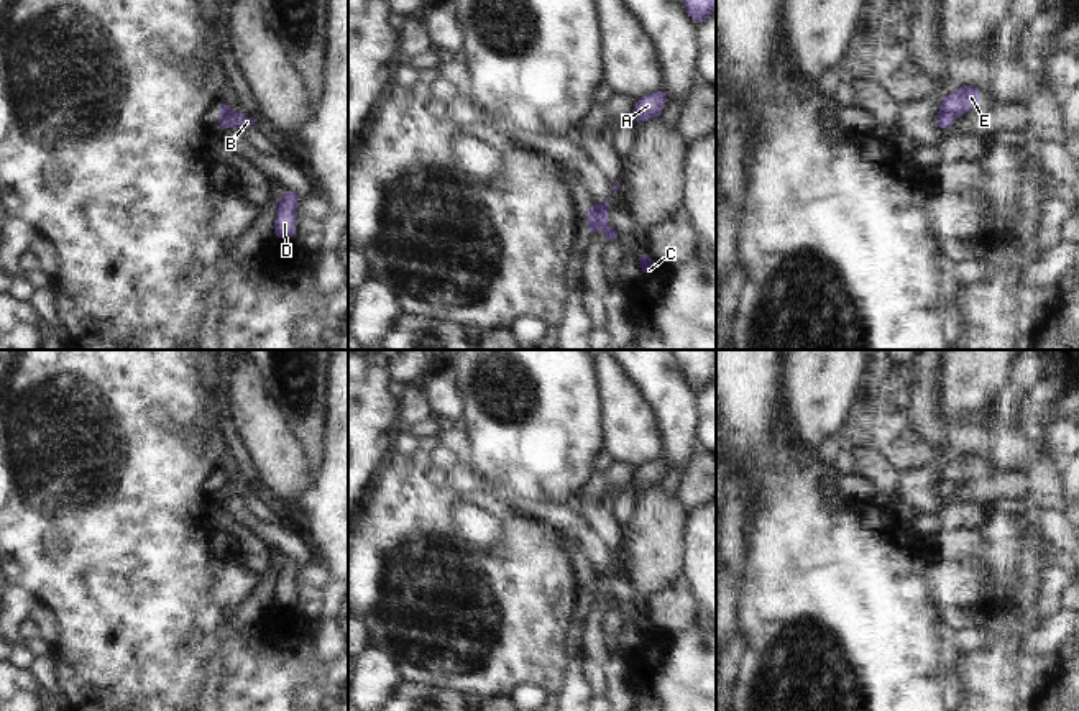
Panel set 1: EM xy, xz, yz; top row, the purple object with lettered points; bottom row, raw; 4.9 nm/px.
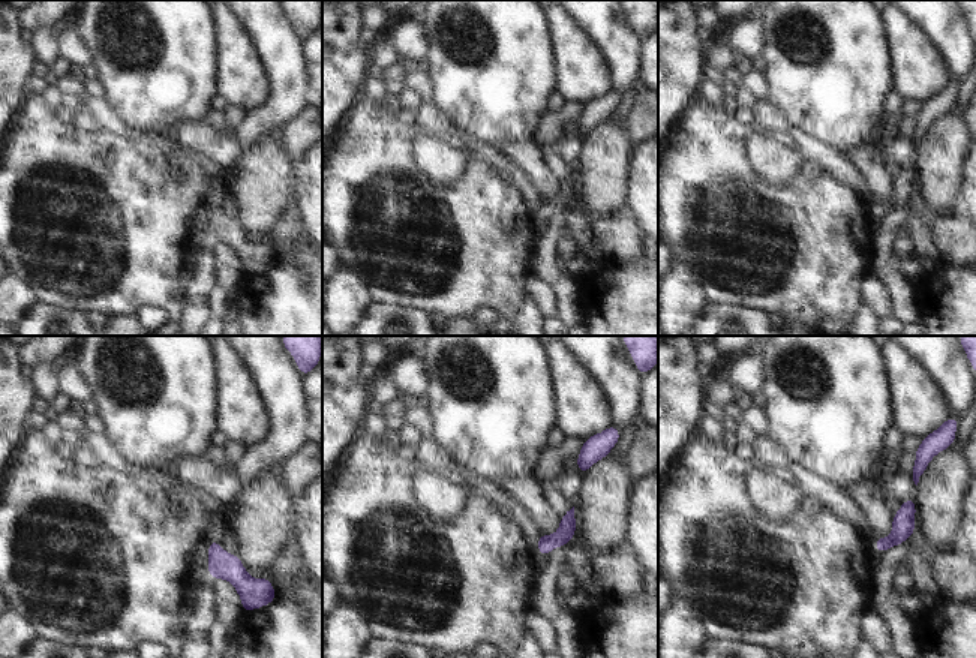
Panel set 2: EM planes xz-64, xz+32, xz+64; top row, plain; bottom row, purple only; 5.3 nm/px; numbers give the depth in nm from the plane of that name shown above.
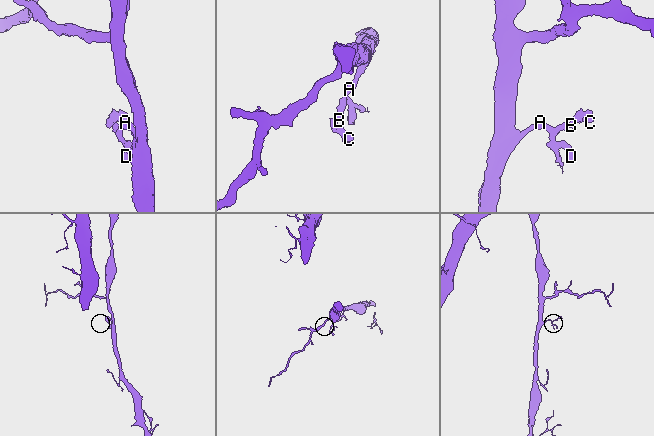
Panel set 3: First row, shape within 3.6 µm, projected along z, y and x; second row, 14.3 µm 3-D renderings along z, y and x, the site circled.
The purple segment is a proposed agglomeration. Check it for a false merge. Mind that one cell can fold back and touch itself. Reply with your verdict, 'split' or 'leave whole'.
split

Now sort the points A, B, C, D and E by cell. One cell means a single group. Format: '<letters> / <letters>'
A B D / C E

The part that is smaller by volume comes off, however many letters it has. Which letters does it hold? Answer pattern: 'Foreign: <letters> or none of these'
Foreign: C, E

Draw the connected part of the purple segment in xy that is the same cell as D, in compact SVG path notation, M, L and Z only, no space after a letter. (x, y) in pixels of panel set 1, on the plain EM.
M289 557L276 568L276 586L273 591L274 604L279 608L296 606L296 576L301 563Z

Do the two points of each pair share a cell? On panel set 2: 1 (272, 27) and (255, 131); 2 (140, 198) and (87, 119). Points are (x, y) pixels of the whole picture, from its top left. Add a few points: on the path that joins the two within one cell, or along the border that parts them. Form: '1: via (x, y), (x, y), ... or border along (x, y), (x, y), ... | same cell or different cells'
1: via (279, 53), (278, 105) | same cell
2: border along (72, 122), (84, 132), (98, 132), (101, 129) | different cells

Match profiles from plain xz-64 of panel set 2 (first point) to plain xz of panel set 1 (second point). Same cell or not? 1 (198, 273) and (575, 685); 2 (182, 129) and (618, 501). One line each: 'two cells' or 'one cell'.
1: one cell
2: two cells

